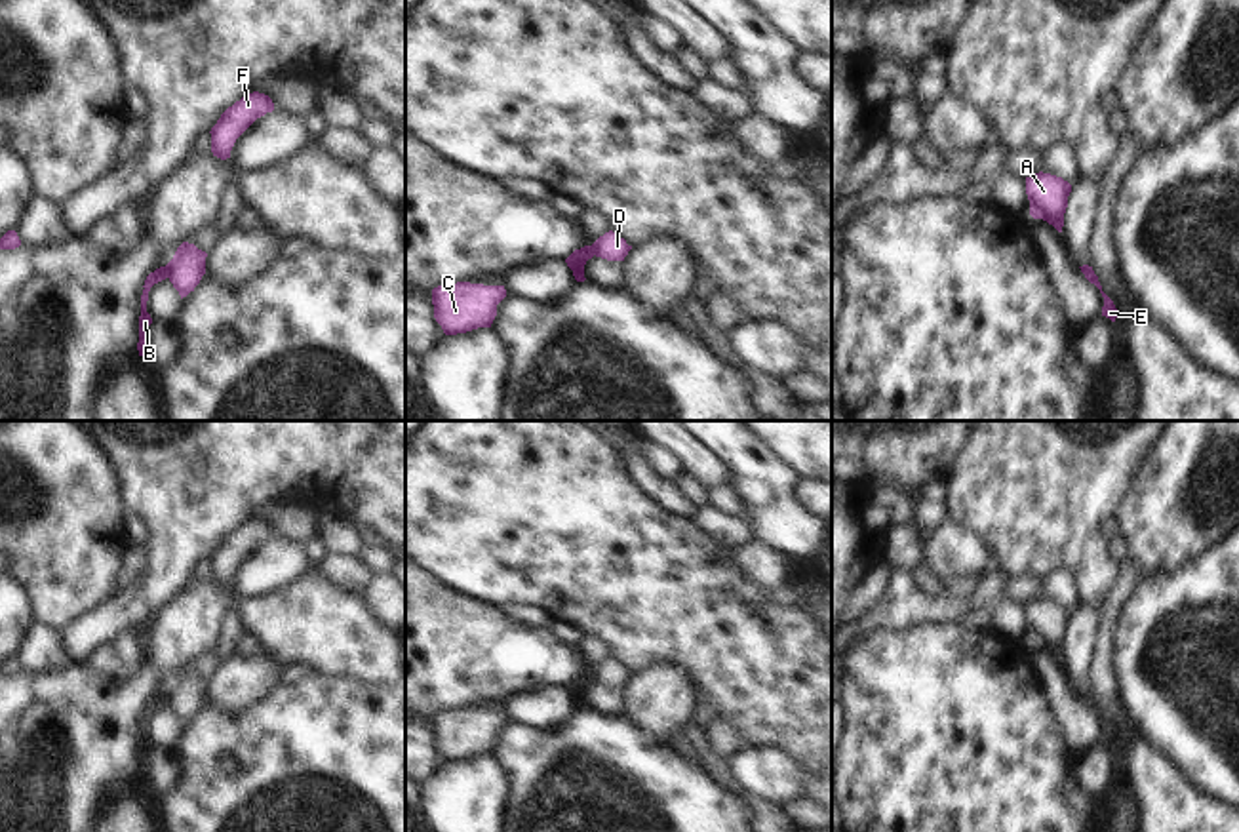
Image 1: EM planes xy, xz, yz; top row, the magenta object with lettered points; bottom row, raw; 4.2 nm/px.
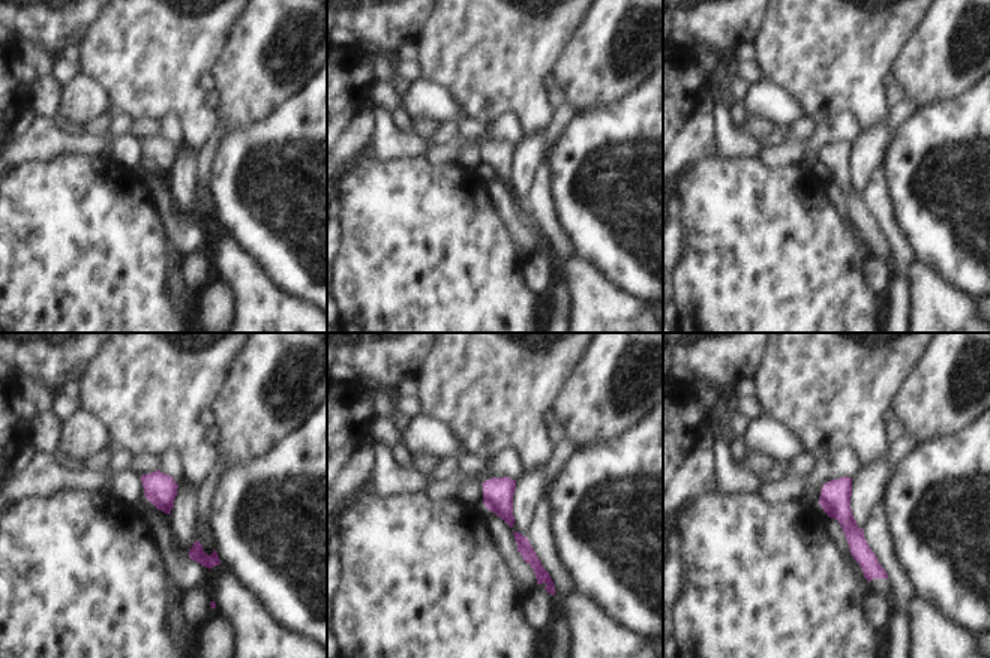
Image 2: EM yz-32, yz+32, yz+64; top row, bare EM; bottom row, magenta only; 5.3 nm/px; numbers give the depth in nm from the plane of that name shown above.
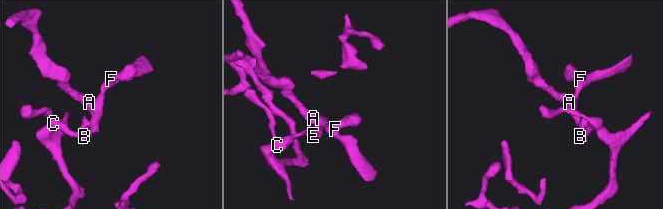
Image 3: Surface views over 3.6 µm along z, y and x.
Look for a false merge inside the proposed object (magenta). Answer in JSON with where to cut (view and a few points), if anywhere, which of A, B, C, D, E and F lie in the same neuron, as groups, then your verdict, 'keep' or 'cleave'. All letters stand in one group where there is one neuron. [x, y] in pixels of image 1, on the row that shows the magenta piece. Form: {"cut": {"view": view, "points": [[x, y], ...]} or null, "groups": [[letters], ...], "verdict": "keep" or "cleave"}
{"cut": {"view": "xy", "points": [[164, 267], [168, 277]]}, "groups": [["A", "D", "E", "F"], ["B", "C"]], "verdict": "cleave"}

